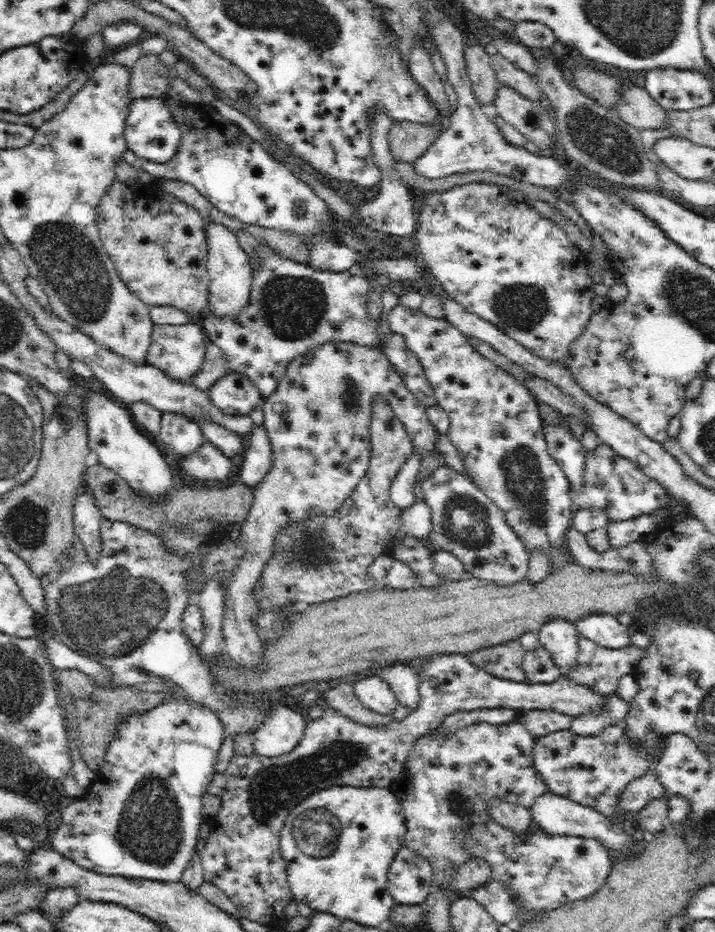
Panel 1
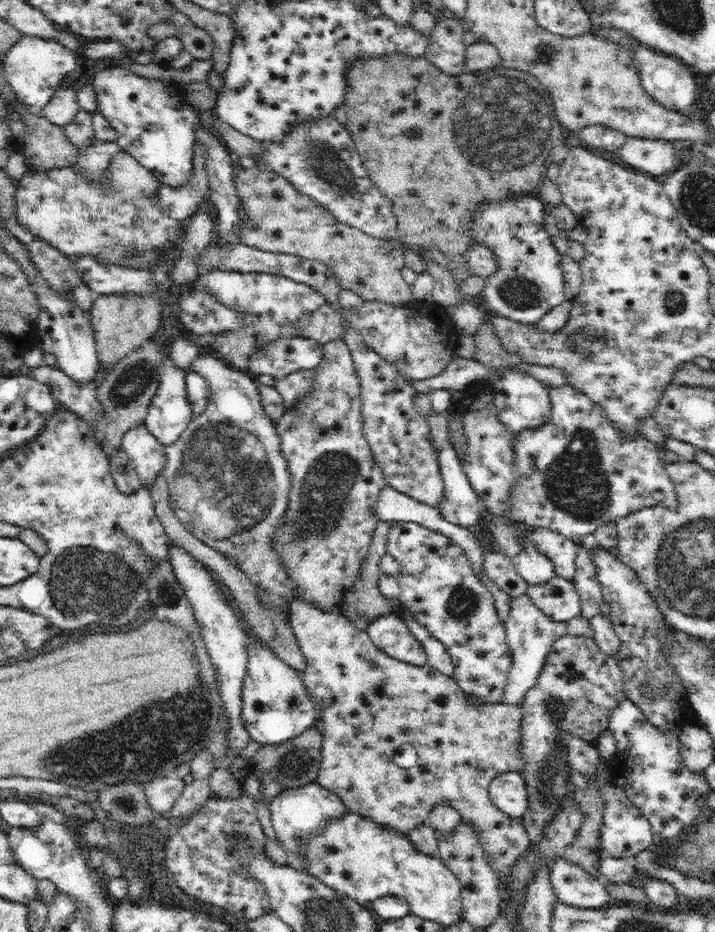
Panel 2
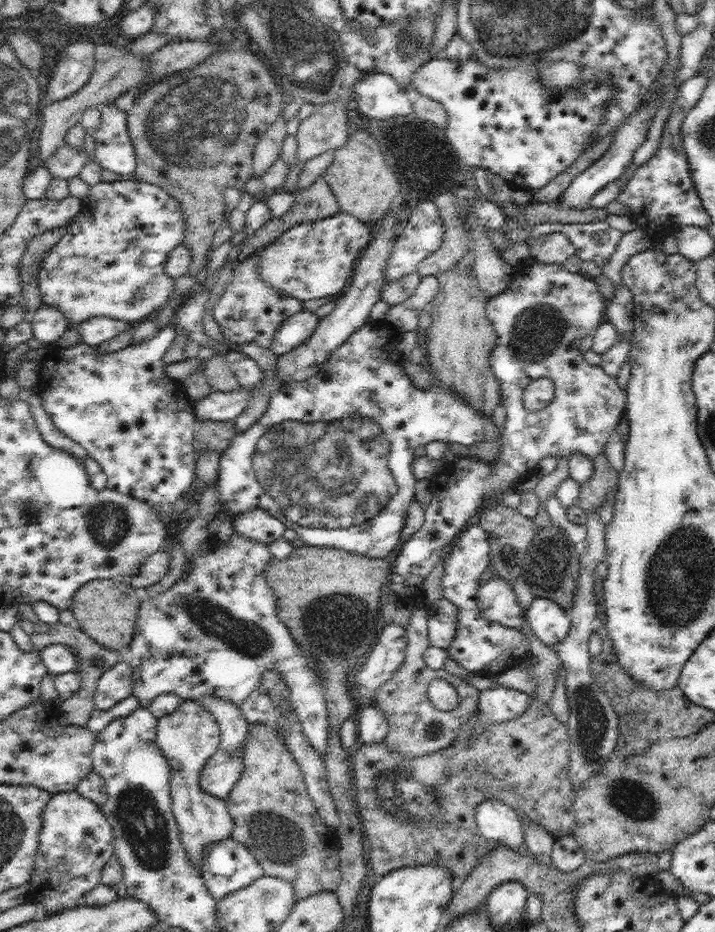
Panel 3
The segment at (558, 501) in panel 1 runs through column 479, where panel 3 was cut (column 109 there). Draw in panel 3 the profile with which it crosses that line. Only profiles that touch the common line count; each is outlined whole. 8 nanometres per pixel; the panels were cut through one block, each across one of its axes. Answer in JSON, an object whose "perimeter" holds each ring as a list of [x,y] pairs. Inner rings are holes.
{"perimeter":[[[171,321],[164,327],[162,327],[152,339],[144,341],[144,343],[131,343],[130,345],[114,352],[106,352],[100,350],[100,347],[93,347],[84,342],[78,343],[68,349],[60,349],[56,353],[58,362],[53,362],[51,367],[58,371],[59,375],[54,378],[42,377],[38,384],[38,391],[42,397],[42,405],[46,409],[46,413],[52,418],[54,425],[60,429],[60,431],[66,433],[73,441],[76,441],[87,450],[87,455],[90,455],[92,459],[96,460],[102,467],[107,478],[107,488],[110,490],[116,490],[122,494],[132,495],[140,501],[146,501],[150,503],[154,509],[158,509],[158,515],[160,515],[160,521],[168,524],[172,520],[172,512],[177,510],[178,502],[184,500],[186,495],[194,492],[195,480],[196,480],[196,456],[194,454],[194,435],[197,433],[197,418],[193,413],[193,404],[184,390],[182,390],[182,384],[176,380],[167,376],[165,371],[164,355],[168,351],[168,347],[172,344],[176,336],[176,323]]]}

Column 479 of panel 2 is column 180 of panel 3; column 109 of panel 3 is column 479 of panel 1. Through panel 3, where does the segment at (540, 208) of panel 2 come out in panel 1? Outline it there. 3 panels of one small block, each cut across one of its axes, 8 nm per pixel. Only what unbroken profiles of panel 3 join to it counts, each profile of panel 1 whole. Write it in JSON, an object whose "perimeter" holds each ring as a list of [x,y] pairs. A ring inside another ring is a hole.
{"perimeter":[[[472,182],[472,184],[464,184],[464,186],[454,186],[454,188],[442,193],[430,192],[425,199],[425,206],[418,214],[414,234],[417,246],[414,254],[421,255],[426,262],[427,270],[441,285],[443,292],[458,302],[459,305],[462,305],[466,311],[476,313],[480,318],[495,324],[508,338],[516,340],[536,356],[550,361],[559,361],[559,364],[565,366],[563,359],[570,349],[570,344],[582,334],[593,312],[592,302],[595,293],[591,277],[588,275],[589,253],[578,250],[567,237],[564,229],[555,221],[542,218],[537,210],[530,206],[530,201],[526,195],[520,191],[510,190],[506,186]]]}

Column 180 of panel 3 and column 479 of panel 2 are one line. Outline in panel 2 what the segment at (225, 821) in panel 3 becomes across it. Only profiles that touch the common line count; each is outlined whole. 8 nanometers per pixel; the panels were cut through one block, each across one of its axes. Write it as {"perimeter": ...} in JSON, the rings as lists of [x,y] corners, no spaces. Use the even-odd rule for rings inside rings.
{"perimeter":[[[299,597],[288,604],[287,615],[307,663],[301,673],[305,688],[314,702],[319,702],[322,707],[322,761],[317,782],[334,791],[348,811],[399,833],[407,834],[427,822],[430,810],[436,804],[446,802],[476,829],[489,863],[504,889],[510,868],[531,842],[523,819],[512,818],[490,801],[489,784],[498,773],[520,772],[524,766],[521,705],[468,703],[467,695],[453,676],[442,674],[429,663],[412,666],[388,657],[373,644],[366,631],[359,630],[341,612],[322,611]],[[406,743],[412,744],[419,756],[417,764],[408,769],[393,762],[397,748]]]}

